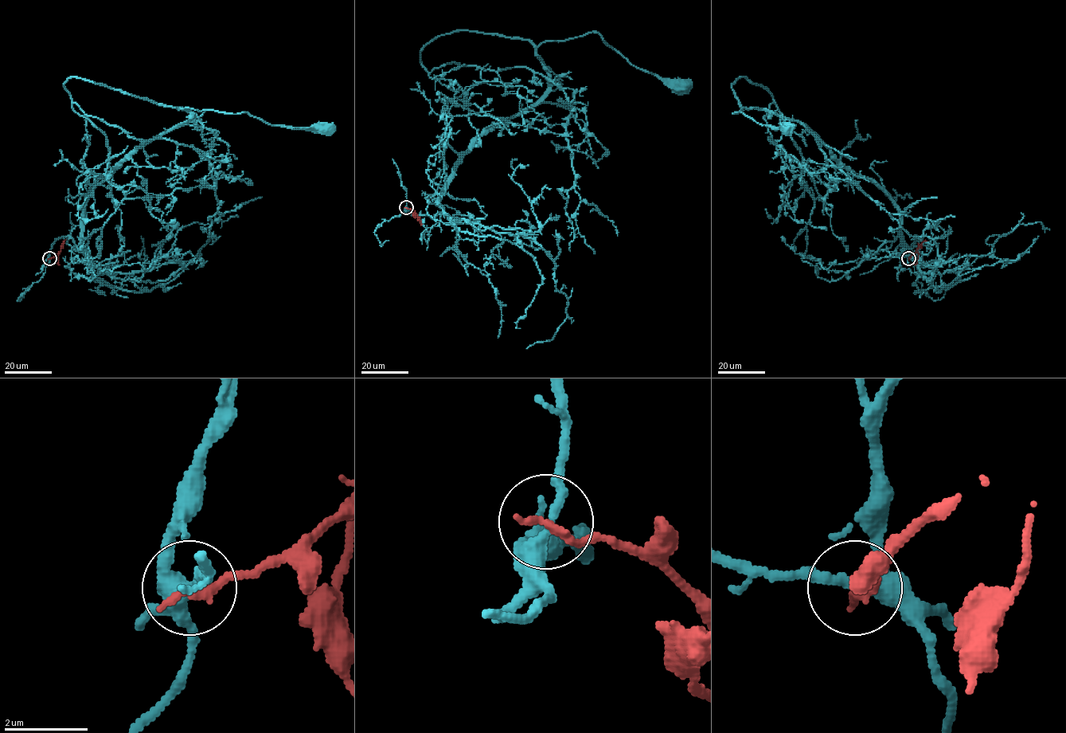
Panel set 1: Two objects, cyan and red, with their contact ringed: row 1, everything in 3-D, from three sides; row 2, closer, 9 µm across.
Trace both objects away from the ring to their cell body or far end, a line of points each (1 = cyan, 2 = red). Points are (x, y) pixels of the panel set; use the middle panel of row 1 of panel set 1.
1: (406, 207), (441, 212), (459, 158), (544, 93), (536, 48), (547, 41), (596, 32), (634, 66), (679, 84)
2: (406, 207), (417, 215), (422, 224)

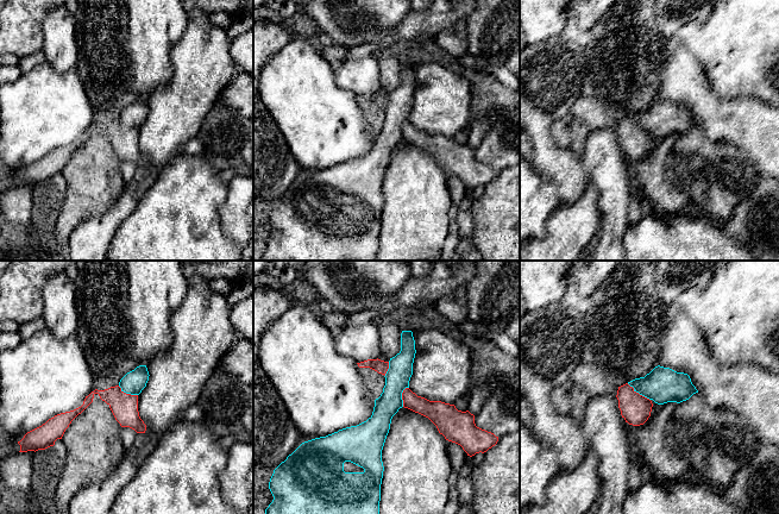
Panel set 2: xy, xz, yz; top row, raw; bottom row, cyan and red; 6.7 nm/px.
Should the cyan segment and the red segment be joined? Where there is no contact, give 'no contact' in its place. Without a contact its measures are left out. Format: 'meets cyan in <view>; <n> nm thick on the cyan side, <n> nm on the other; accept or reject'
meets cyan in yz; 240 nm thick on the cyan side, 200 nm on the other; reject

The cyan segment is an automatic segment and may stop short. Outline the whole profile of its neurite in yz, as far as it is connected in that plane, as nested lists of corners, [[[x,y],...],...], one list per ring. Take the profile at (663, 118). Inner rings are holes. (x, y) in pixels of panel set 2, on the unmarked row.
[[[660,99],[655,100],[645,111],[635,112],[628,118],[634,121],[634,125],[658,138],[680,137],[698,126],[687,107],[677,106]]]

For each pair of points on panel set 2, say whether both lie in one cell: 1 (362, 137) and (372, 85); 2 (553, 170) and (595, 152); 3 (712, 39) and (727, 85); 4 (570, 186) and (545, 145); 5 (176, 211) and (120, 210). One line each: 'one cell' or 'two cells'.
1: two cells
2: two cells
3: one cell
4: one cell
5: two cells

